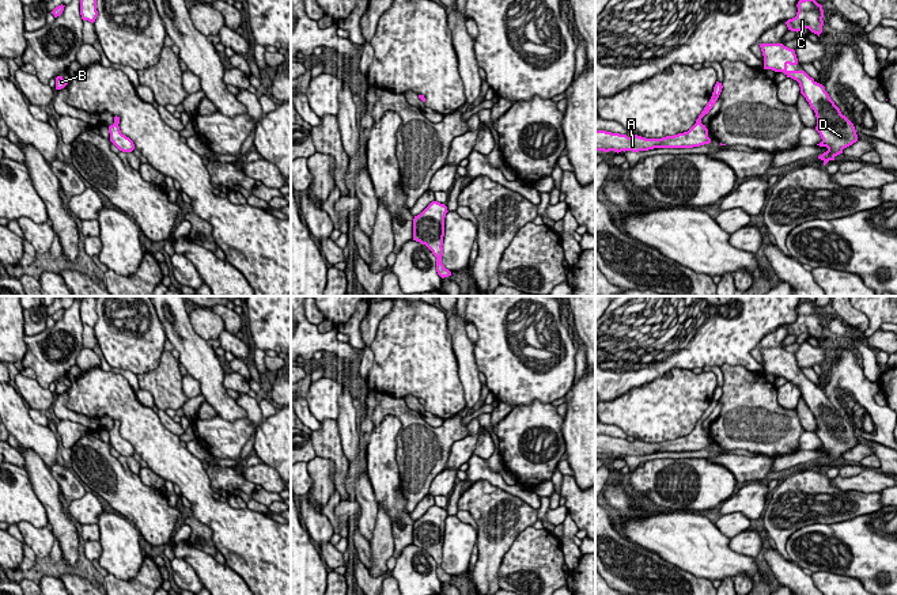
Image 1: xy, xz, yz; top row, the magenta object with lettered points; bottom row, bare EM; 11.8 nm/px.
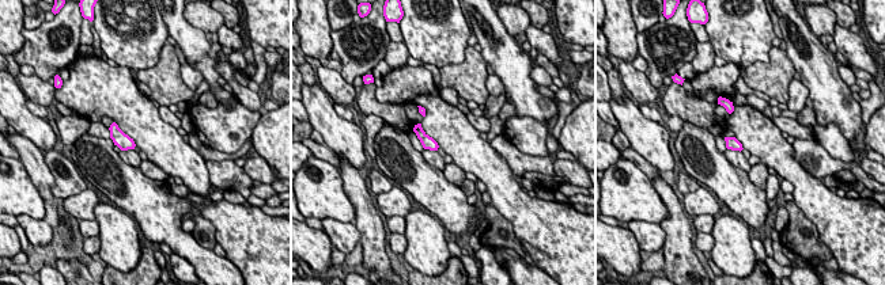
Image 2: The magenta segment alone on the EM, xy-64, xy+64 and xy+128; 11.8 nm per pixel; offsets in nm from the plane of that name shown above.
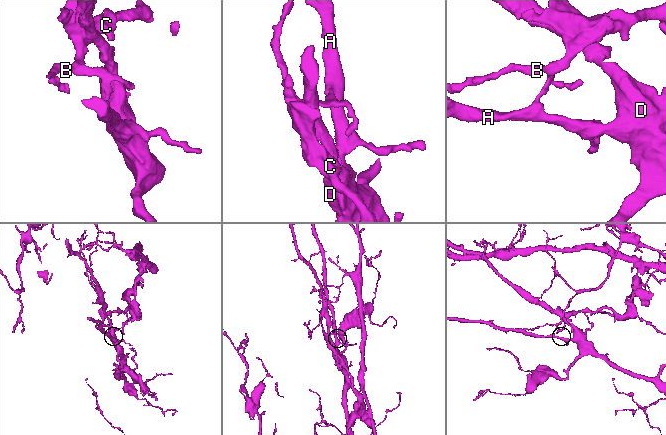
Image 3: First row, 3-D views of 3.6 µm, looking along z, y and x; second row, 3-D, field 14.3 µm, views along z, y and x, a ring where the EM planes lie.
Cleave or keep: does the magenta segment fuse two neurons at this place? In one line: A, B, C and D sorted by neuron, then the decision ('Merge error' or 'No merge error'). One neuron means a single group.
Groups: A D / B C. Merge error

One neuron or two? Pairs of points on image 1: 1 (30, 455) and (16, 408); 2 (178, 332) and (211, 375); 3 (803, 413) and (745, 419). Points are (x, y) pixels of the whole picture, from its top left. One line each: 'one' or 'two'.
1: two
2: one
3: two

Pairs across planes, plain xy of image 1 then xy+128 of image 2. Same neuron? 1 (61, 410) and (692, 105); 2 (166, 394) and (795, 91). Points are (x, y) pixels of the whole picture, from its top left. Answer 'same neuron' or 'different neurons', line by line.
1: same neuron
2: different neurons

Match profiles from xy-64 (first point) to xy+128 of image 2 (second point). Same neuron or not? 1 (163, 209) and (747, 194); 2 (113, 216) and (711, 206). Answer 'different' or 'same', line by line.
1: same
2: different

